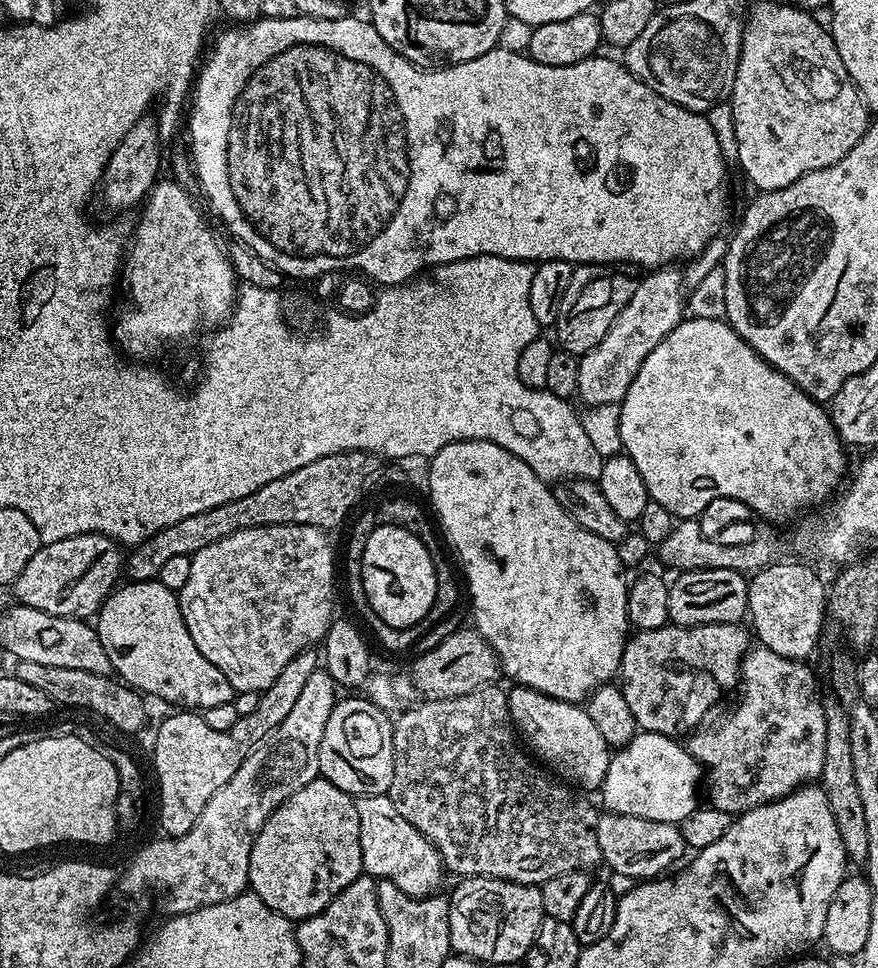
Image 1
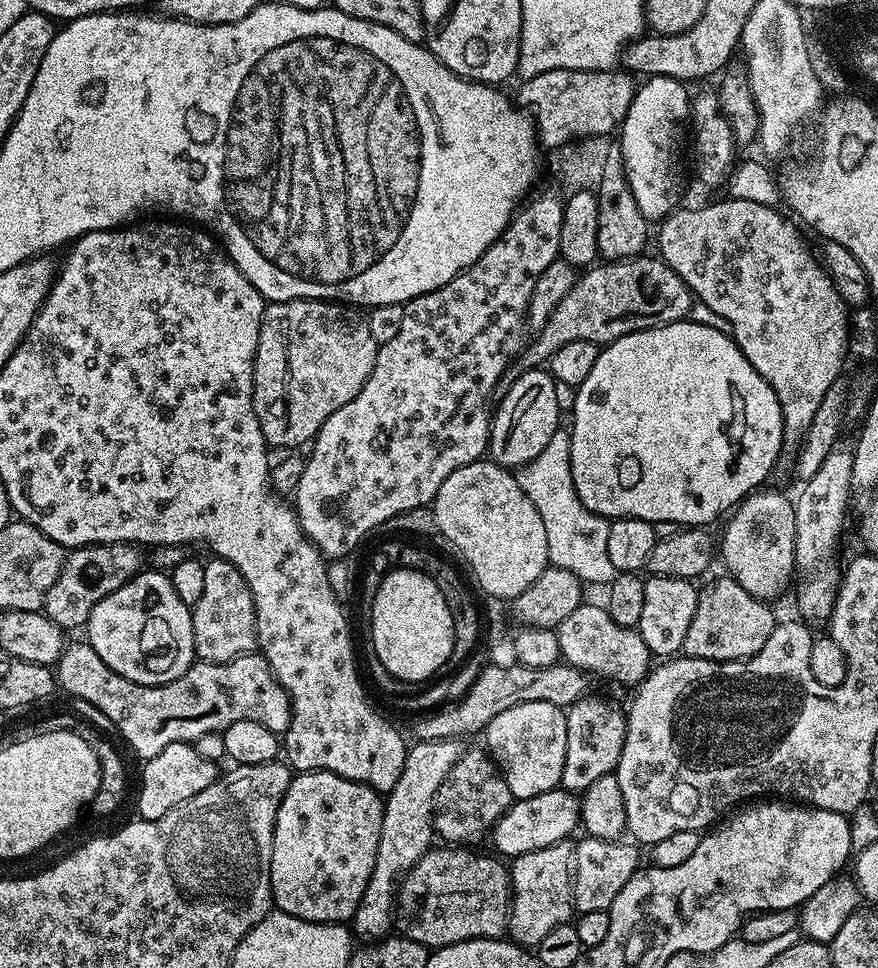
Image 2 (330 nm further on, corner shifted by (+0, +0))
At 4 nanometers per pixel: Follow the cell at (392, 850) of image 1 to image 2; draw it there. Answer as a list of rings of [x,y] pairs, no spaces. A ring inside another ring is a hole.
[[[433,847],[399,881],[397,913],[399,935],[423,944],[429,950],[445,948],[467,940],[494,940],[505,935],[508,913],[512,911],[512,878],[503,859],[479,856],[467,847]]]

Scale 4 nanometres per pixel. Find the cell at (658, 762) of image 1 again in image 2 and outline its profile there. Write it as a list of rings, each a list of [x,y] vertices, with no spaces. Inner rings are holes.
[[[557,786],[546,794],[534,794],[534,798],[516,800],[492,827],[490,841],[497,848],[495,851],[501,857],[515,858],[534,850],[542,850],[551,844],[565,843],[569,839],[568,835],[580,824],[580,799],[577,793],[565,792]]]

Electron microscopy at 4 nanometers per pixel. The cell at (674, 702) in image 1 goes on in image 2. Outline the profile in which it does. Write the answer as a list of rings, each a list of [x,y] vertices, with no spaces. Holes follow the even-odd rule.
[[[581,602],[574,614],[567,616],[554,630],[563,663],[570,664],[585,674],[597,672],[598,675],[609,676],[620,684],[639,685],[648,675],[654,660],[646,642],[642,642],[635,627],[623,628],[614,622],[607,607],[600,605],[599,608],[596,604],[588,603]]]

